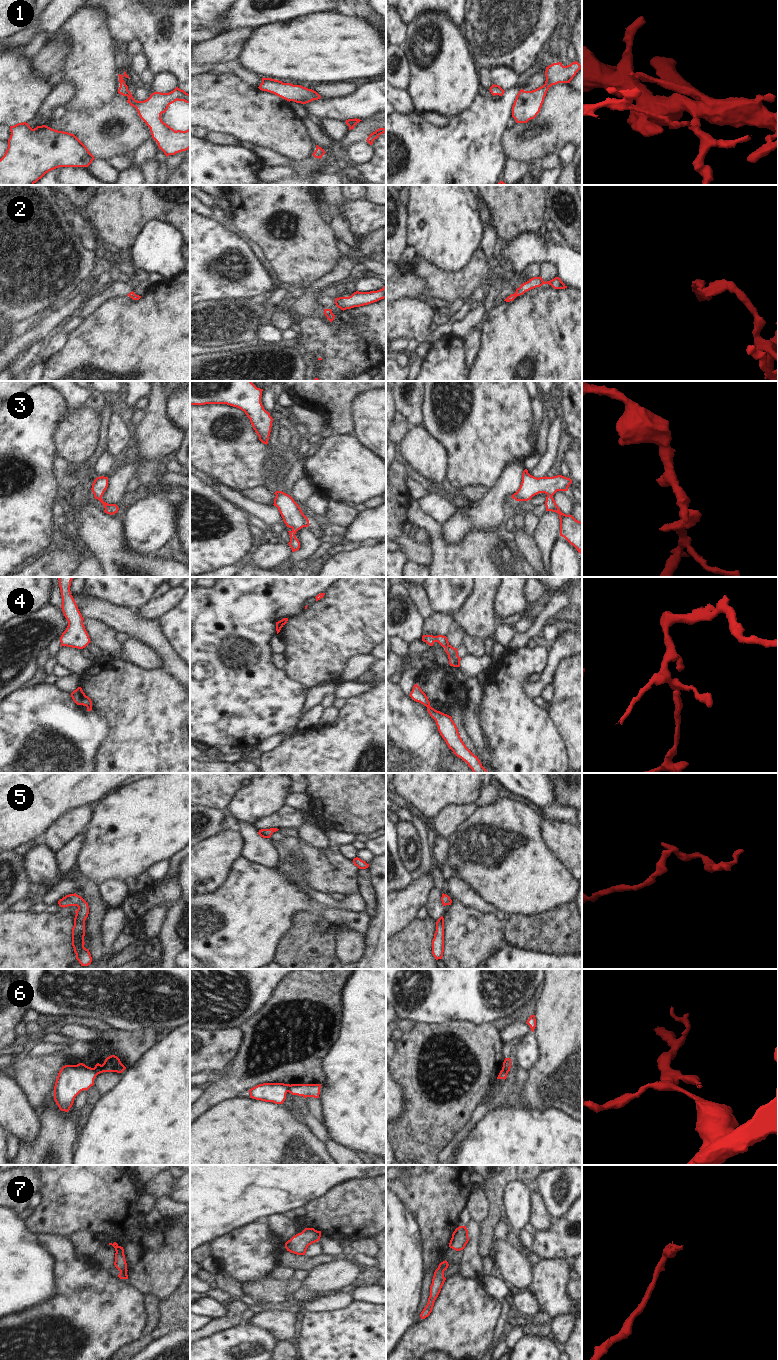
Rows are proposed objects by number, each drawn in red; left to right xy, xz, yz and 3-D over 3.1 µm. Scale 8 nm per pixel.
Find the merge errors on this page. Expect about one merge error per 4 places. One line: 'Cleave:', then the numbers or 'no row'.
Cleave: 4, 6

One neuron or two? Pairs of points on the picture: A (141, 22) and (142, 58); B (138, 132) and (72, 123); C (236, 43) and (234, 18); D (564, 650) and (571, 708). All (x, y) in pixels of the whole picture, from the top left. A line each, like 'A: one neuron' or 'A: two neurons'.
A: two neurons
B: one neuron
C: two neurons
D: two neurons

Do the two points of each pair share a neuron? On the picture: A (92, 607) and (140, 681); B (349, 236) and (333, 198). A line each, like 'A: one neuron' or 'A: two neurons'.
A: two neurons
B: one neuron

